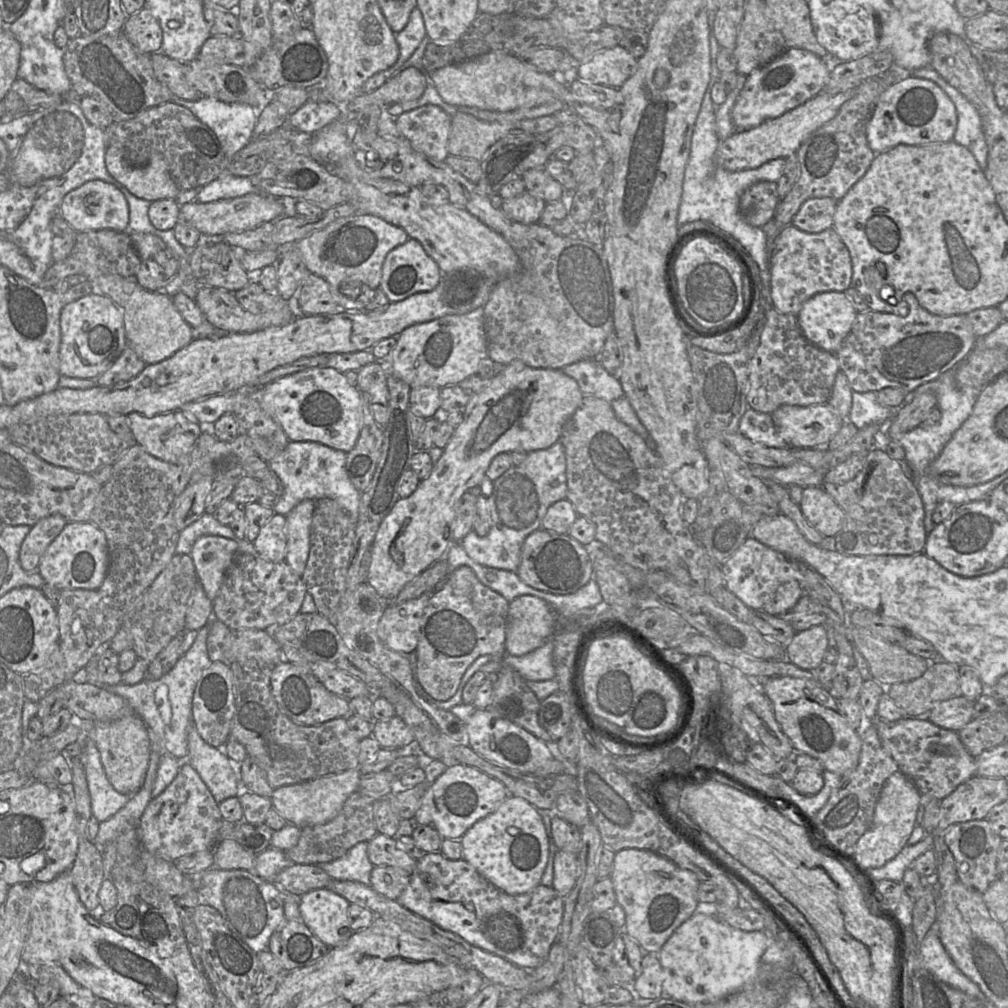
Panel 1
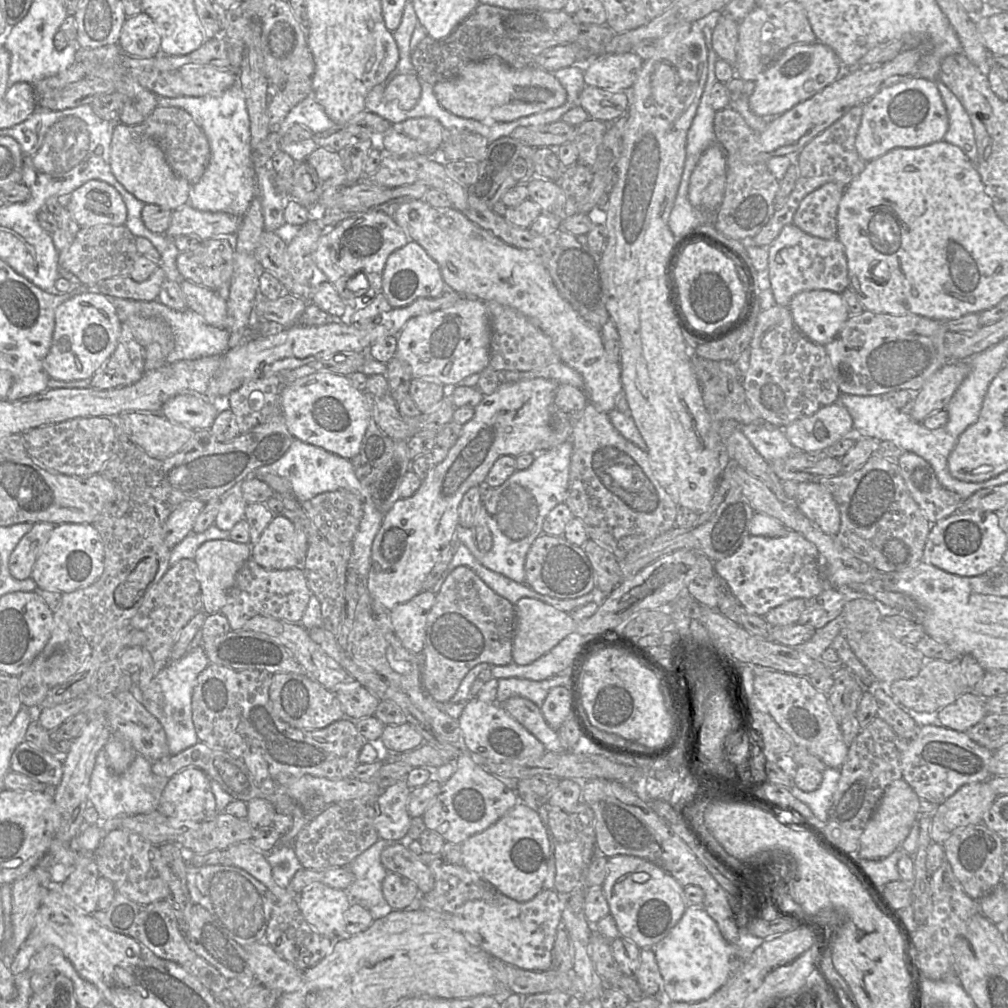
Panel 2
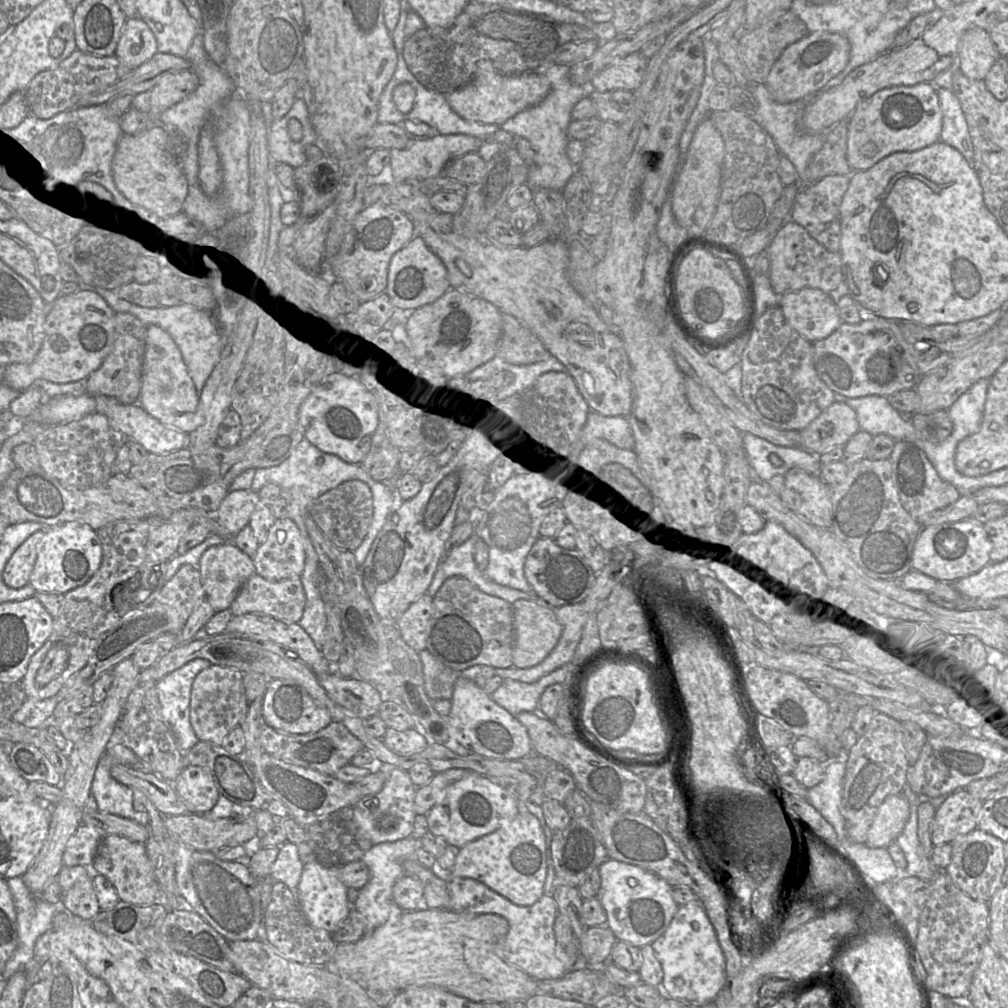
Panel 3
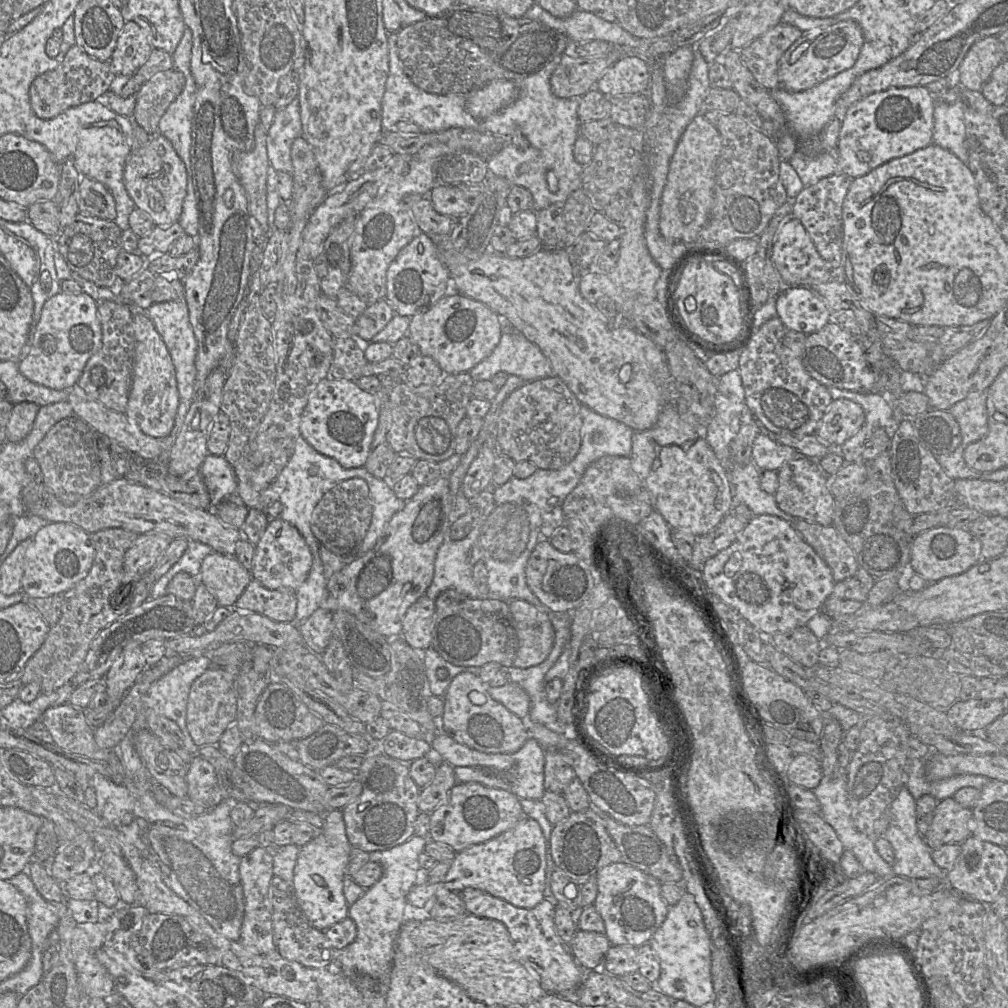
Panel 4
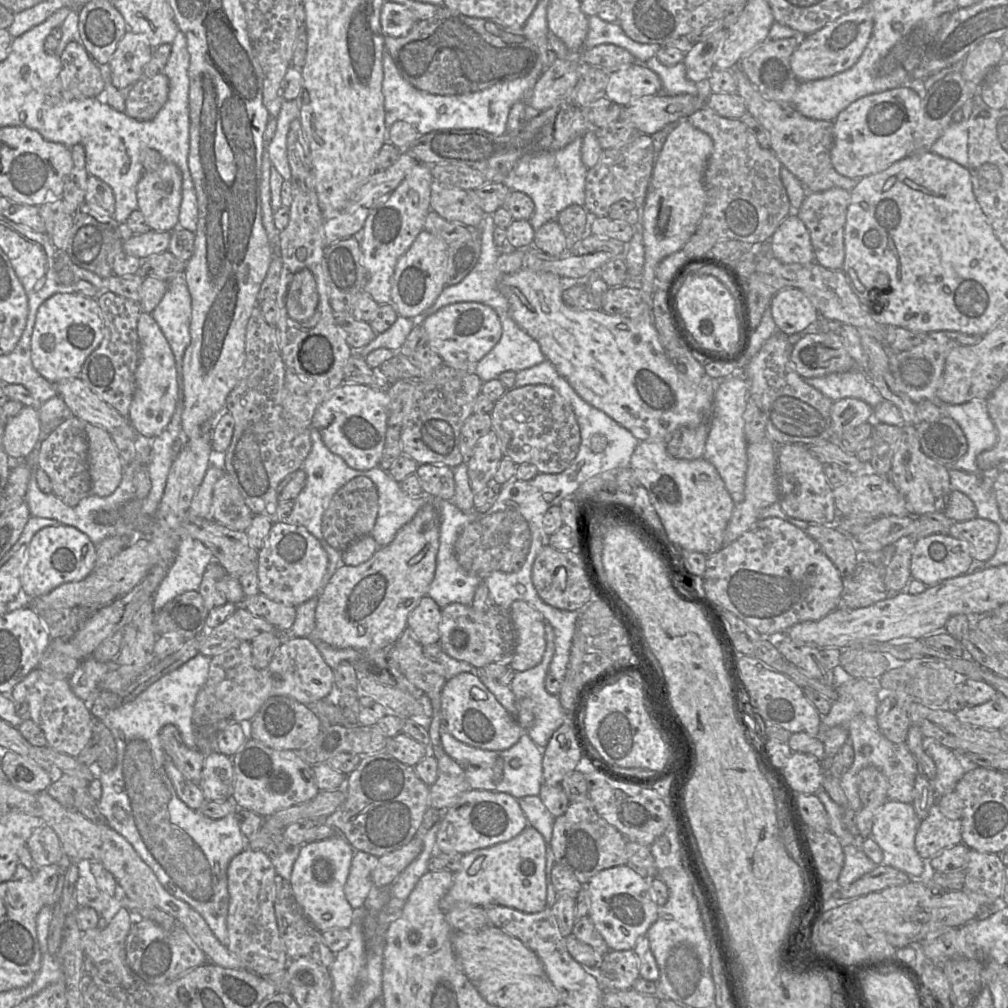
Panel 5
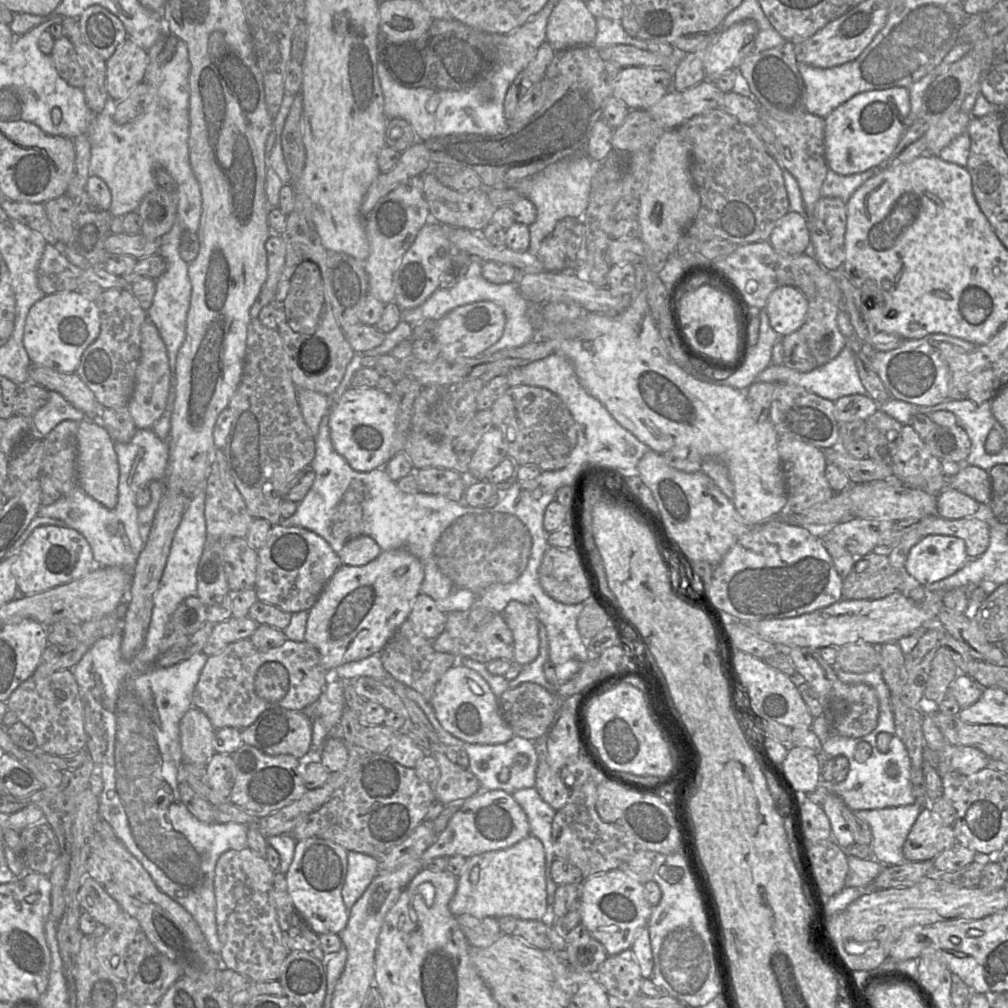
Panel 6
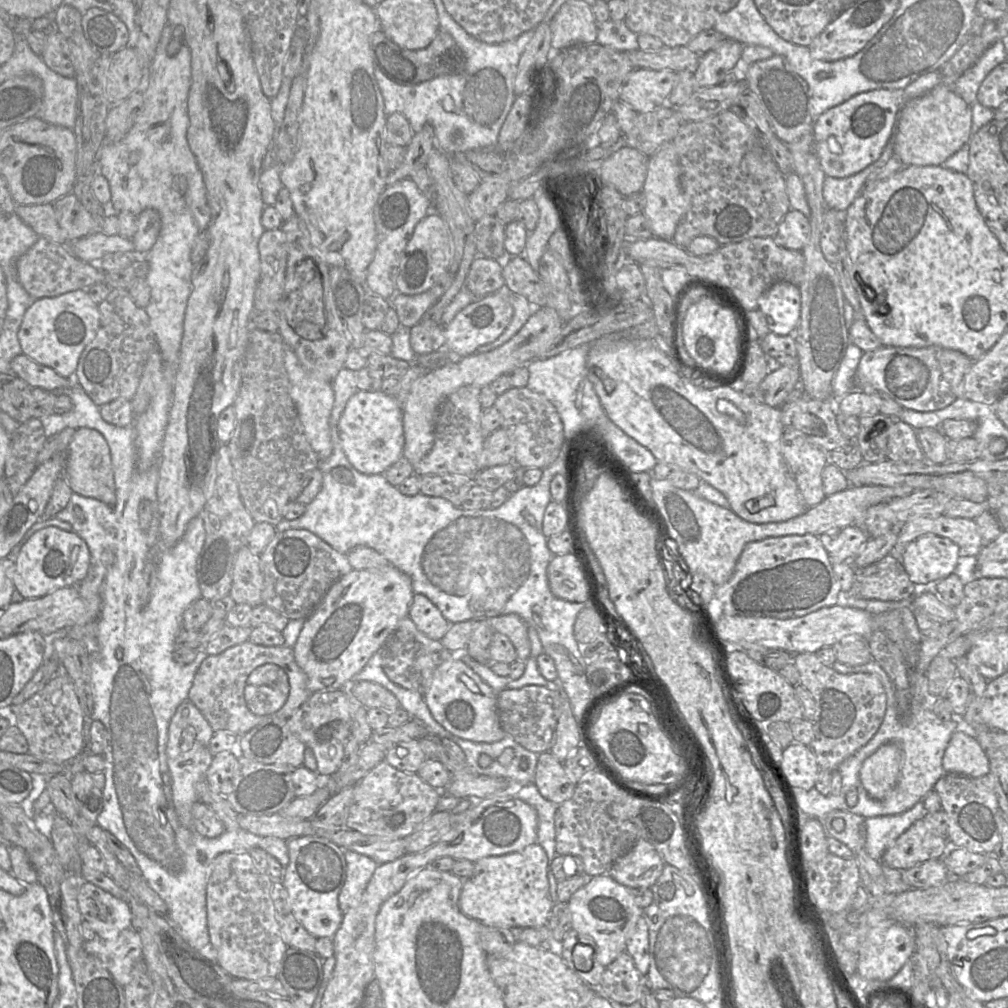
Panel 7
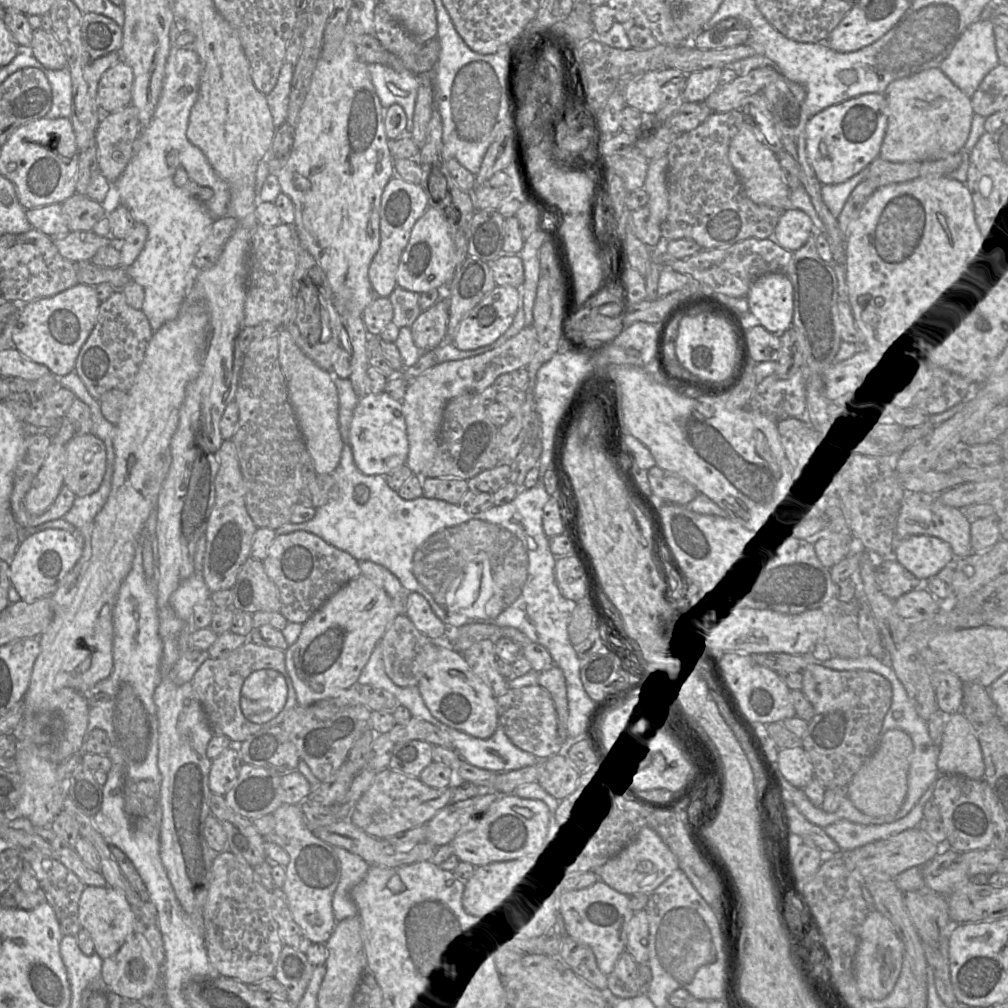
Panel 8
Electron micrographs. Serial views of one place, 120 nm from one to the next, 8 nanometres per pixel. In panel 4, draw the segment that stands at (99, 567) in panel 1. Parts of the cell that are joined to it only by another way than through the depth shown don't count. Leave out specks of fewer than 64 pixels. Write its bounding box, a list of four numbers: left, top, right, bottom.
[21,522,95,598]

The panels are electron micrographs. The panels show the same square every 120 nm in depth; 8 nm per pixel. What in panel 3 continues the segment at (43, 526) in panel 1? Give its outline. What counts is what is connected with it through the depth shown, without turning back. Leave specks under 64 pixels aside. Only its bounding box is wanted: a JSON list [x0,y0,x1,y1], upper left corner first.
[2,530,44,589]

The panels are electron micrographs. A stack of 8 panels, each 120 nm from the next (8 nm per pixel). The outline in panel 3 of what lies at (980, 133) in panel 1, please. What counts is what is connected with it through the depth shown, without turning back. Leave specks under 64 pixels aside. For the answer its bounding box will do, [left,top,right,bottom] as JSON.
[937,88,974,167]

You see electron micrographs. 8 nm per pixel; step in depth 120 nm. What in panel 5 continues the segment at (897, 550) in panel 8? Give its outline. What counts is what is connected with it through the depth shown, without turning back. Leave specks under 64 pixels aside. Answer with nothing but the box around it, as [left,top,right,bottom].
[911,534,974,587]

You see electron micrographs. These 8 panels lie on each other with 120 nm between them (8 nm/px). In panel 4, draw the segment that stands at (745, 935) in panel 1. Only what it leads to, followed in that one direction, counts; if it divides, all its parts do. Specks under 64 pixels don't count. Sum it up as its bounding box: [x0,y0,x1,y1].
[649,892,714,1007]

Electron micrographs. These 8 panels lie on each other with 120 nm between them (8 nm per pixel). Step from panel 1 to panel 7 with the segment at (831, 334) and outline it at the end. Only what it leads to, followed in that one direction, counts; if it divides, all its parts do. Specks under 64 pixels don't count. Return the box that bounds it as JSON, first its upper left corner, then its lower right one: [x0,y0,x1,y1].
[758,281,801,336]

